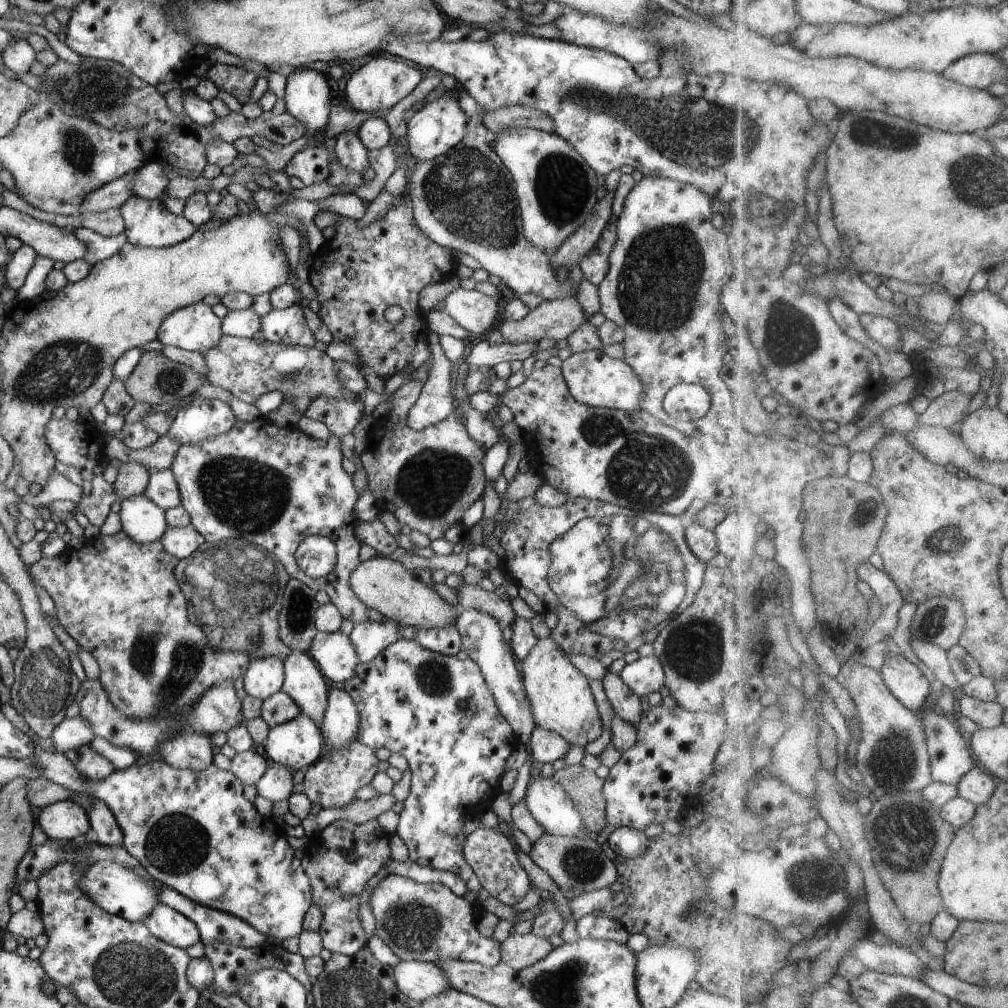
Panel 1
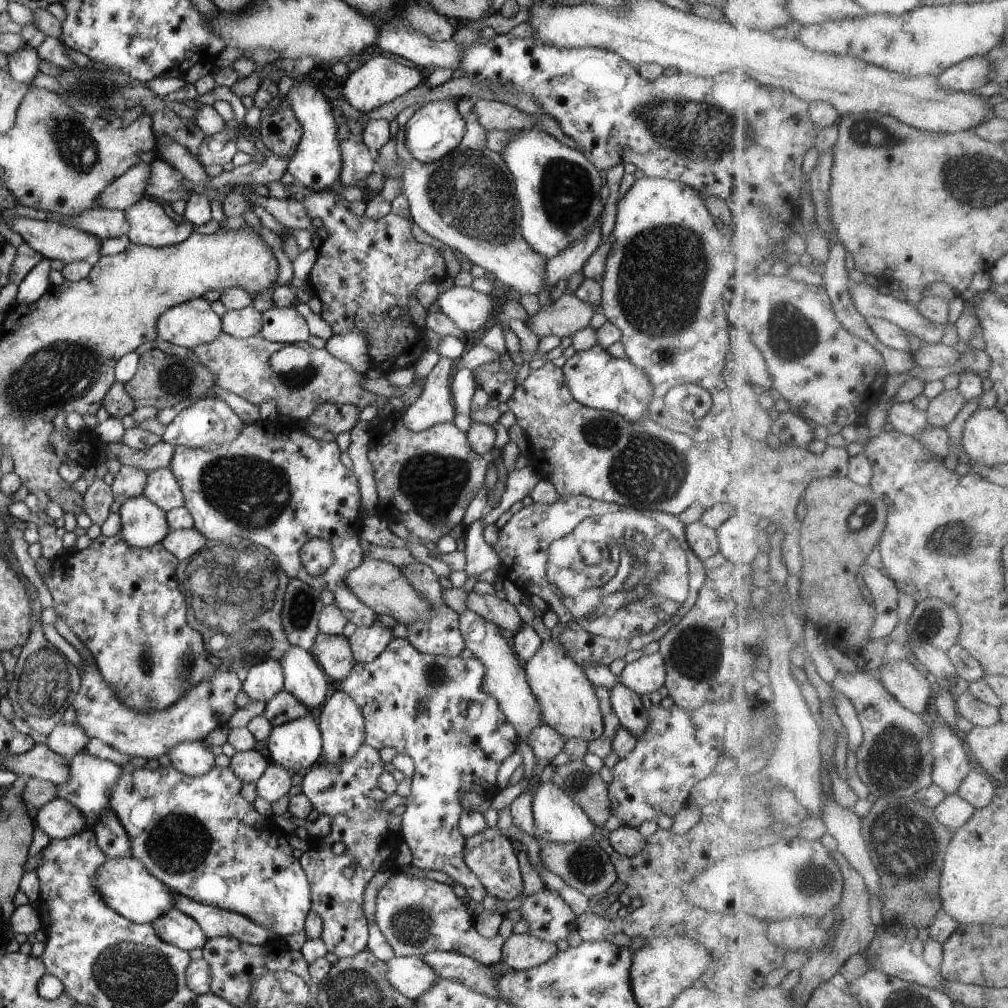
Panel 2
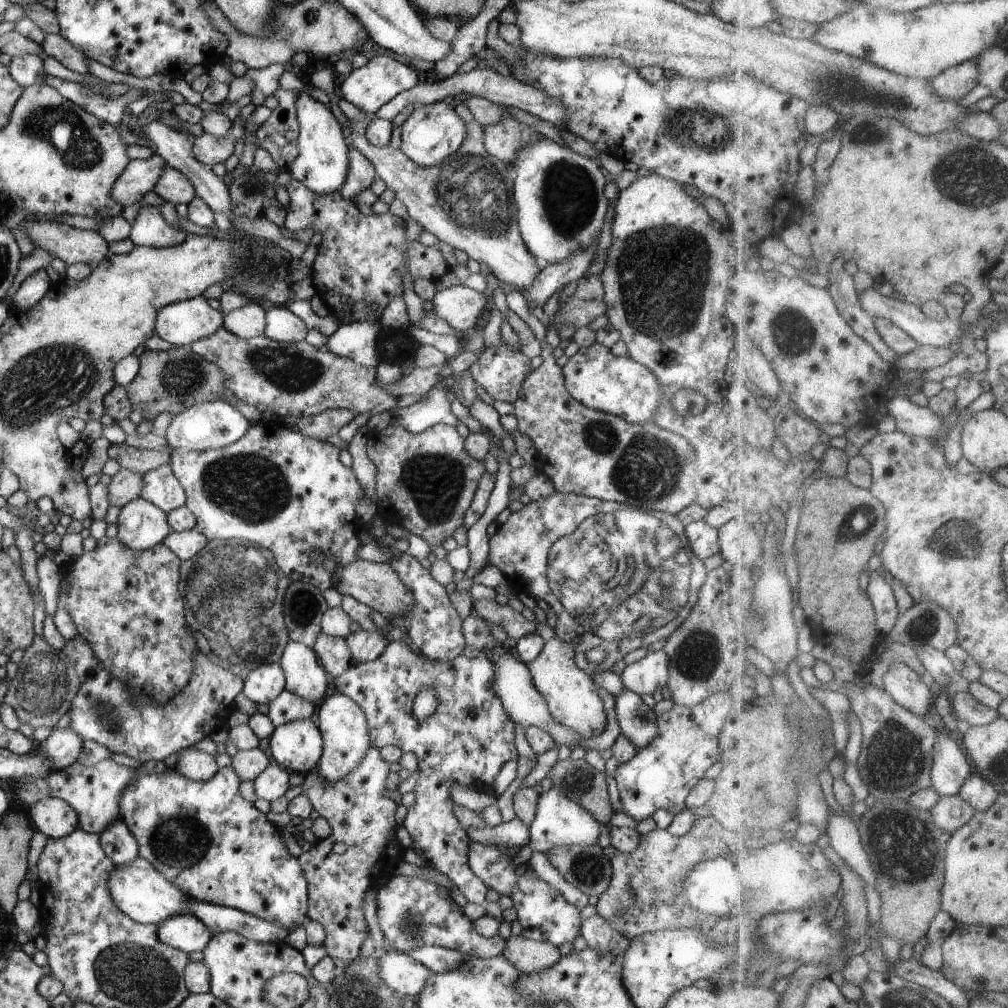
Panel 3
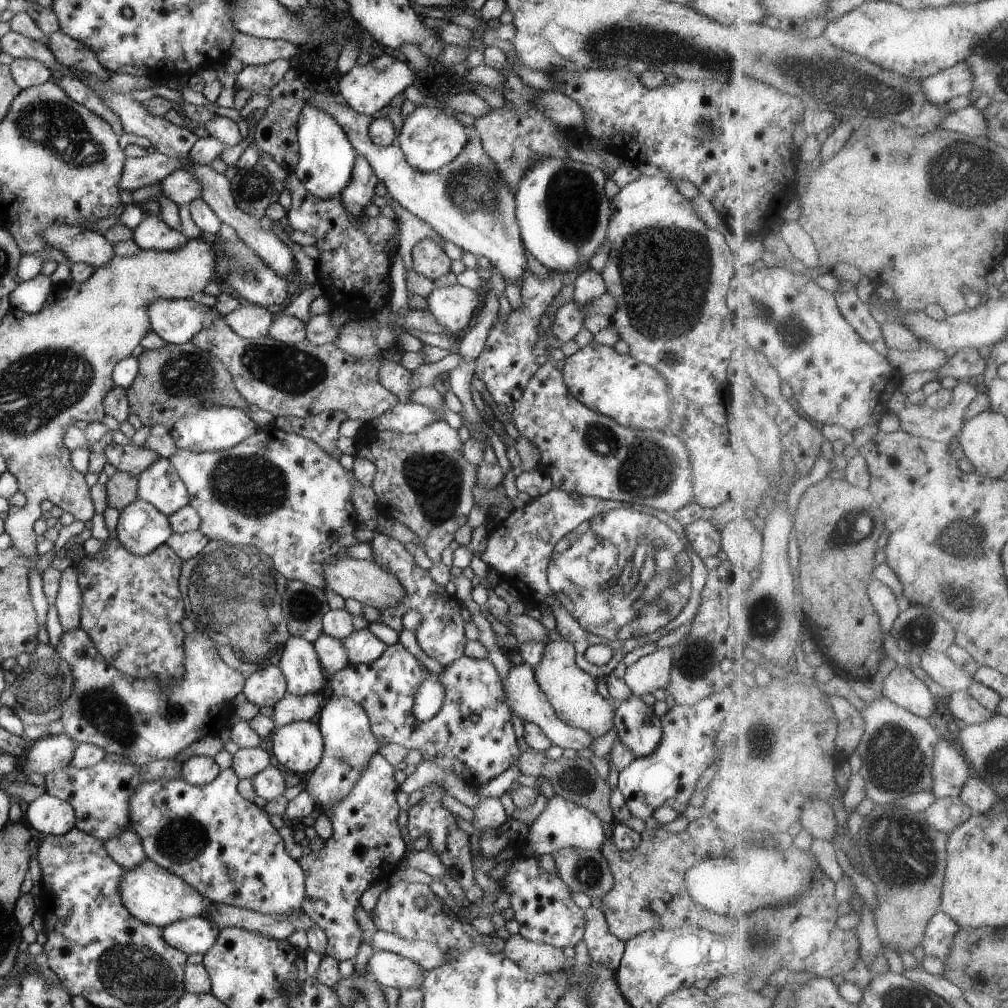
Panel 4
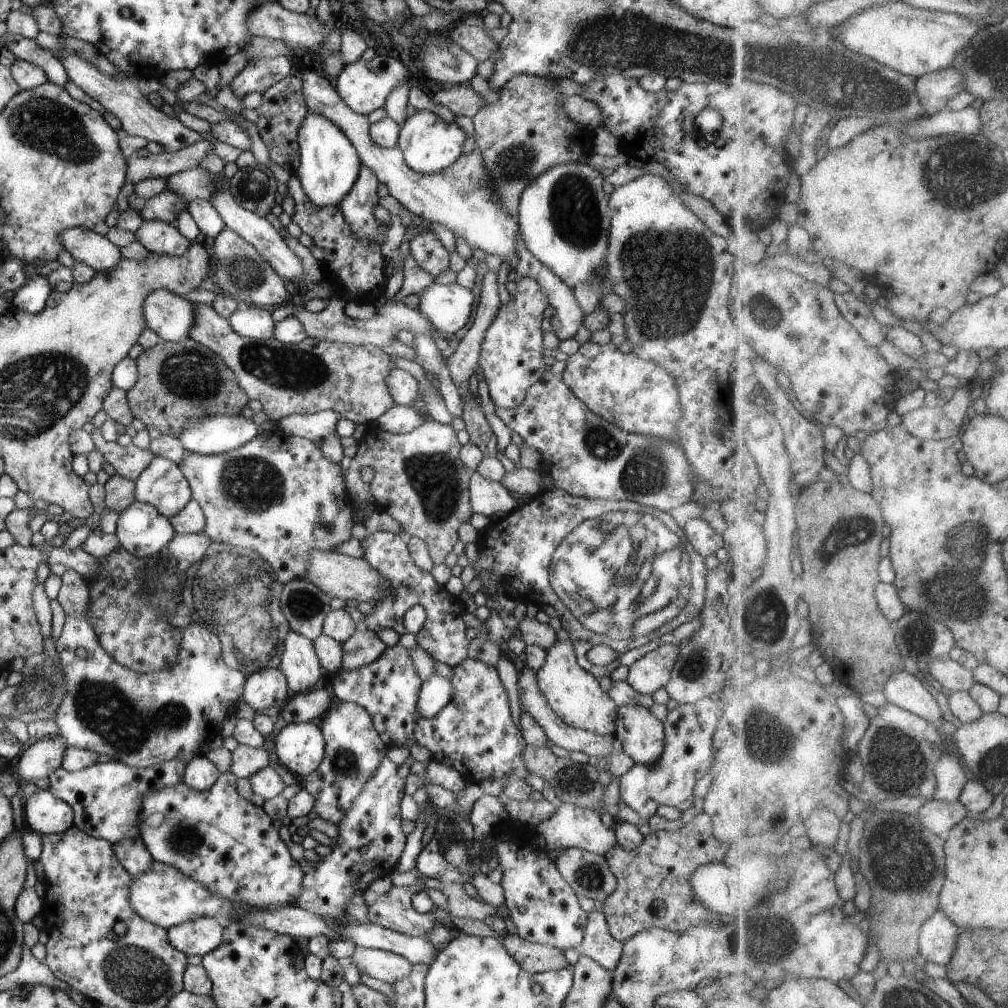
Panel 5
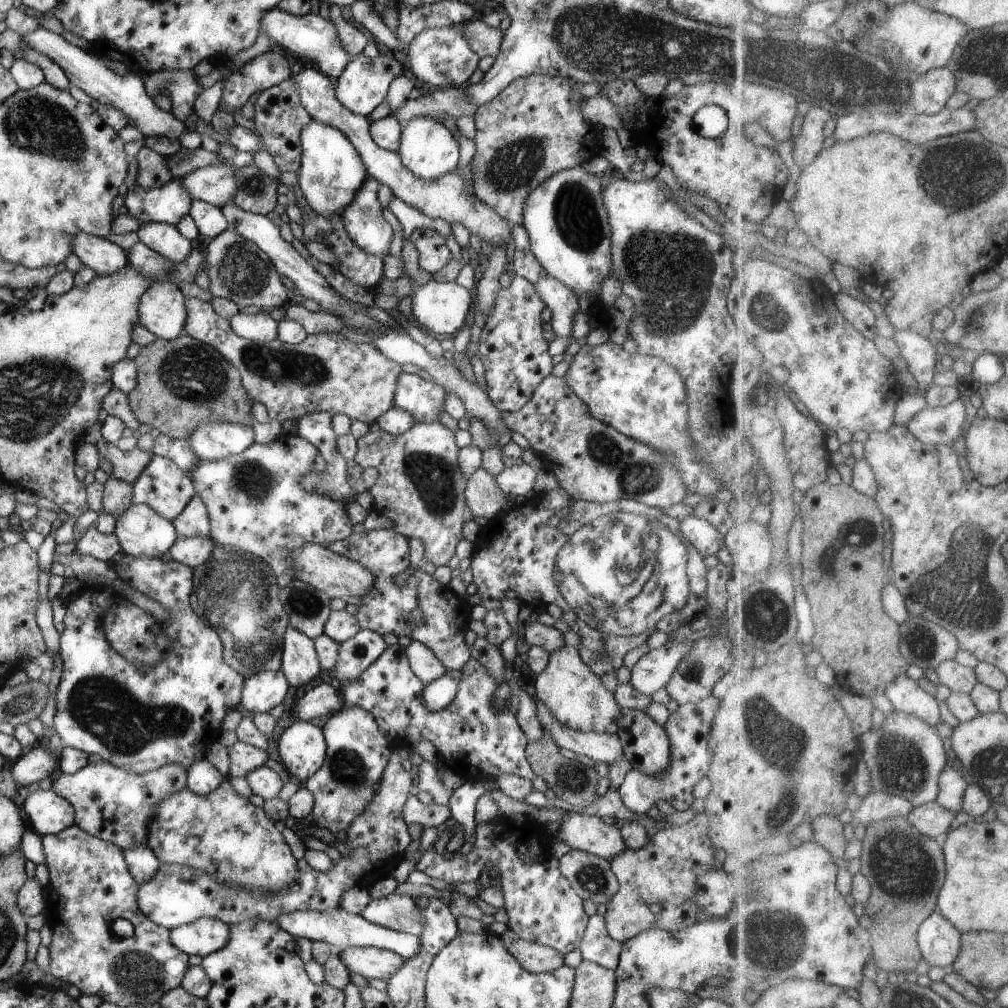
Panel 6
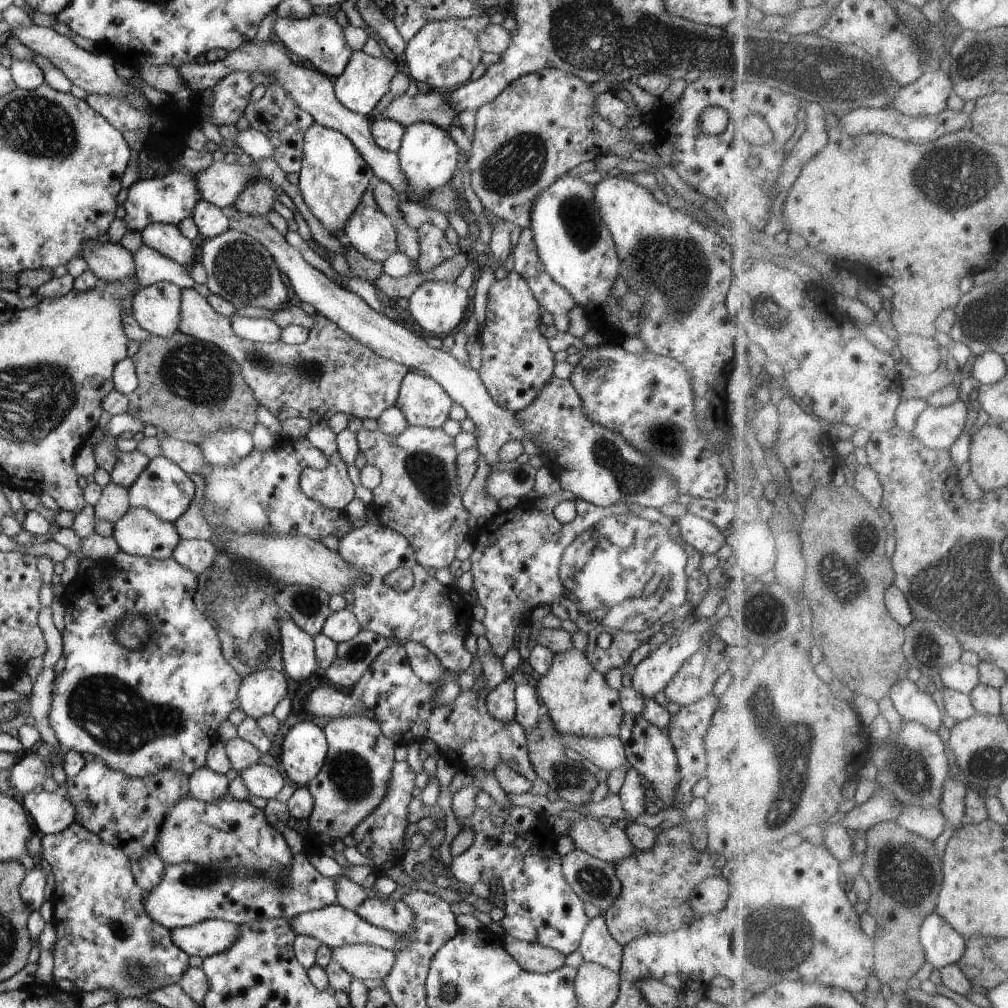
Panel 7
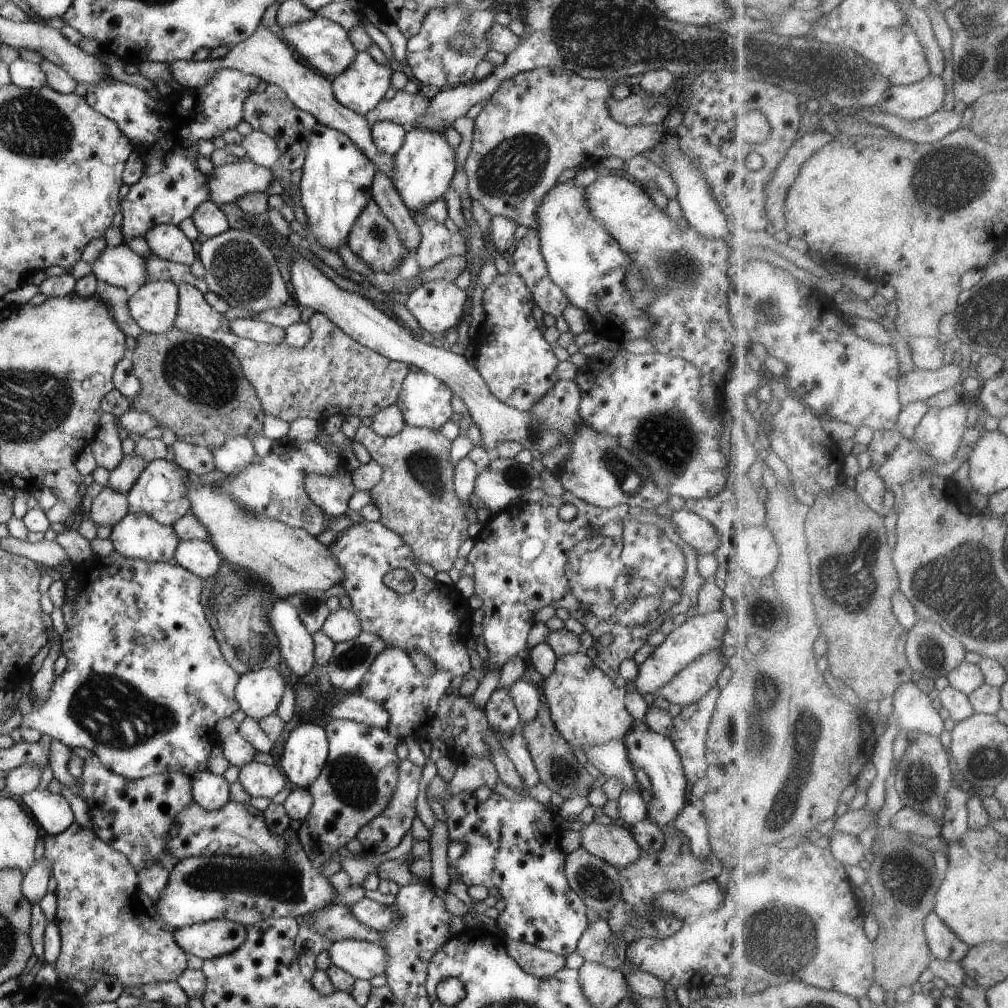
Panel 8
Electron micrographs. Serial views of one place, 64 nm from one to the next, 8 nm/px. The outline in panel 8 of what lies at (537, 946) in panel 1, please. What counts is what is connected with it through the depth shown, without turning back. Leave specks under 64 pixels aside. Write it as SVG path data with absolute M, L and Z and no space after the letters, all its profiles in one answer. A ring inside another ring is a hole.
M506 939L506 950L508 956L516 961L516 964L524 972L546 978L565 967L566 957L552 951L541 949L540 947L518 942L514 939Z

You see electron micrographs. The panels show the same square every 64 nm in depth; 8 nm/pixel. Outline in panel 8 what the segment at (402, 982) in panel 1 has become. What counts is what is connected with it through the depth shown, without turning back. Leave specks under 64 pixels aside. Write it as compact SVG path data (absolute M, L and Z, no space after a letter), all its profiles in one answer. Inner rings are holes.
M344 939L329 945L327 951L332 965L355 979L368 981L386 972L387 952L382 944Z

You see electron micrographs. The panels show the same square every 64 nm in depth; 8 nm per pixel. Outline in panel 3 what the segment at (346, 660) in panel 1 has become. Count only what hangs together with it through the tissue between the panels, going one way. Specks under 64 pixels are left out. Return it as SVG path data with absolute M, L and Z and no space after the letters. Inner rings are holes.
M321 633L312 648L331 679L340 676L352 664L352 656L344 638L333 638Z

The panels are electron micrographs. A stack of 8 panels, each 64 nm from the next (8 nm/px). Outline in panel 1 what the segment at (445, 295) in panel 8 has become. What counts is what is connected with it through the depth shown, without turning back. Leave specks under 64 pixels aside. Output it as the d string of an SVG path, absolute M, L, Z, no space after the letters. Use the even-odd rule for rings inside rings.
M459 287L445 297L445 310L470 334L482 336L488 332L498 316L502 301L486 296L480 291Z

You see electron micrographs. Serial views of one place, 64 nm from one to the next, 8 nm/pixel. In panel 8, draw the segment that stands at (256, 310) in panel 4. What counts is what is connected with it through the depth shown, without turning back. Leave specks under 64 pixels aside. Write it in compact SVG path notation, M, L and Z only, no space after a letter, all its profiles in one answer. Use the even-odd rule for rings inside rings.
M254 318L234 320L231 322L231 331L240 338L268 343L269 345L282 343L285 335L285 329Z

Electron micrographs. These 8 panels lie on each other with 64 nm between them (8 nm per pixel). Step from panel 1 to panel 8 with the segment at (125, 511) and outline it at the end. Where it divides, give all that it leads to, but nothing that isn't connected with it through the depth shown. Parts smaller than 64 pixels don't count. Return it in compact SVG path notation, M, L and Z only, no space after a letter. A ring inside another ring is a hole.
M140 511L121 518L112 527L109 539L118 554L152 562L172 559L181 541L172 525L160 524Z

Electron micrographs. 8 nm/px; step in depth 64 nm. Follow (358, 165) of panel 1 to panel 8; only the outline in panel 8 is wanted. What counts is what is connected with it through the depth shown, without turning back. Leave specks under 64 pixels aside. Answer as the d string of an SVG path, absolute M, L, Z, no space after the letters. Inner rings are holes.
M373 200L368 201L364 210L357 216L348 233L346 243L356 256L368 264L374 273L383 277L389 277L389 272L394 268L396 261L409 254L405 246L402 246L395 226L384 216L380 207Z

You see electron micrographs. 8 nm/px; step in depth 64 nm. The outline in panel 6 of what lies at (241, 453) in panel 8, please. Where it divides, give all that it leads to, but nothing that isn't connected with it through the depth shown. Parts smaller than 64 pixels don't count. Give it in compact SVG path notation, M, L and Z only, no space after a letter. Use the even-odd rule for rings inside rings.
M231 422L208 423L187 436L200 459L216 460L244 452L254 443L253 425Z

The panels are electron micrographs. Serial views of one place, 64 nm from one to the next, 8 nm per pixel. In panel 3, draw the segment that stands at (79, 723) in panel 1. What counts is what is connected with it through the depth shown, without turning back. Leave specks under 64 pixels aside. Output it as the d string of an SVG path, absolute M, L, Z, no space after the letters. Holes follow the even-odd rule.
M56 728L44 742L36 742L35 747L55 771L71 766L80 757L82 744L82 738L70 728Z

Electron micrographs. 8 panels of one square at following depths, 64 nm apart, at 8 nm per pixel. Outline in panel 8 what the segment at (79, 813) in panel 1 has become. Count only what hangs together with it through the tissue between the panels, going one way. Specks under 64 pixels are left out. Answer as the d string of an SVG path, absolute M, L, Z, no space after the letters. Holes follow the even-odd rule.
M35 788L21 797L22 806L43 835L60 834L74 822L70 803L60 793L53 794L46 788Z

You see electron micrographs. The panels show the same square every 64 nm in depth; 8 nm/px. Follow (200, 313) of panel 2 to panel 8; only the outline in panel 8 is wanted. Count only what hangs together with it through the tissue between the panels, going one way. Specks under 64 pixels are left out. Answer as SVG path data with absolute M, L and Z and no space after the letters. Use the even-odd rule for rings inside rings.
M154 281L130 291L127 307L134 322L146 333L161 335L175 326L179 288L174 281Z

